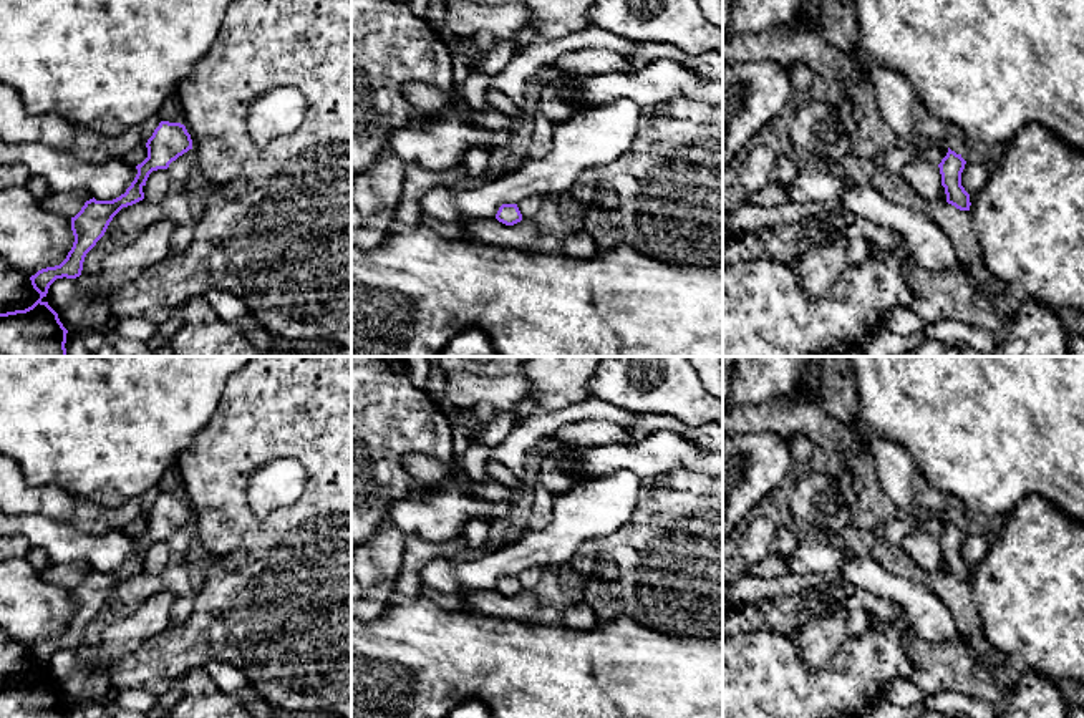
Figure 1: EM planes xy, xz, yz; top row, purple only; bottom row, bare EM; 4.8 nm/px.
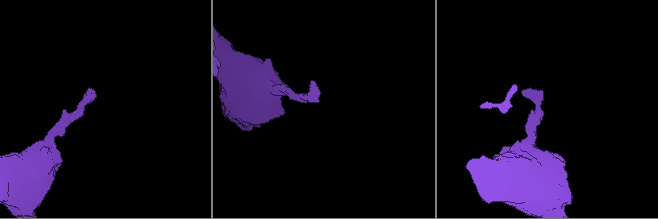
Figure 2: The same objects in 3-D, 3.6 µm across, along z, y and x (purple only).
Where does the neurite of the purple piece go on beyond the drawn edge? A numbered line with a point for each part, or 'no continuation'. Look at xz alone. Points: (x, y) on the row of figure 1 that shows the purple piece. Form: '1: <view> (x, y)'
no continuation

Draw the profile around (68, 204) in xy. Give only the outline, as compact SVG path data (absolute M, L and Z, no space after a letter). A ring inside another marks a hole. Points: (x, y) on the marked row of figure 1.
M88 191L51 192L40 199L40 206L65 217L75 217L86 201L93 199Z

